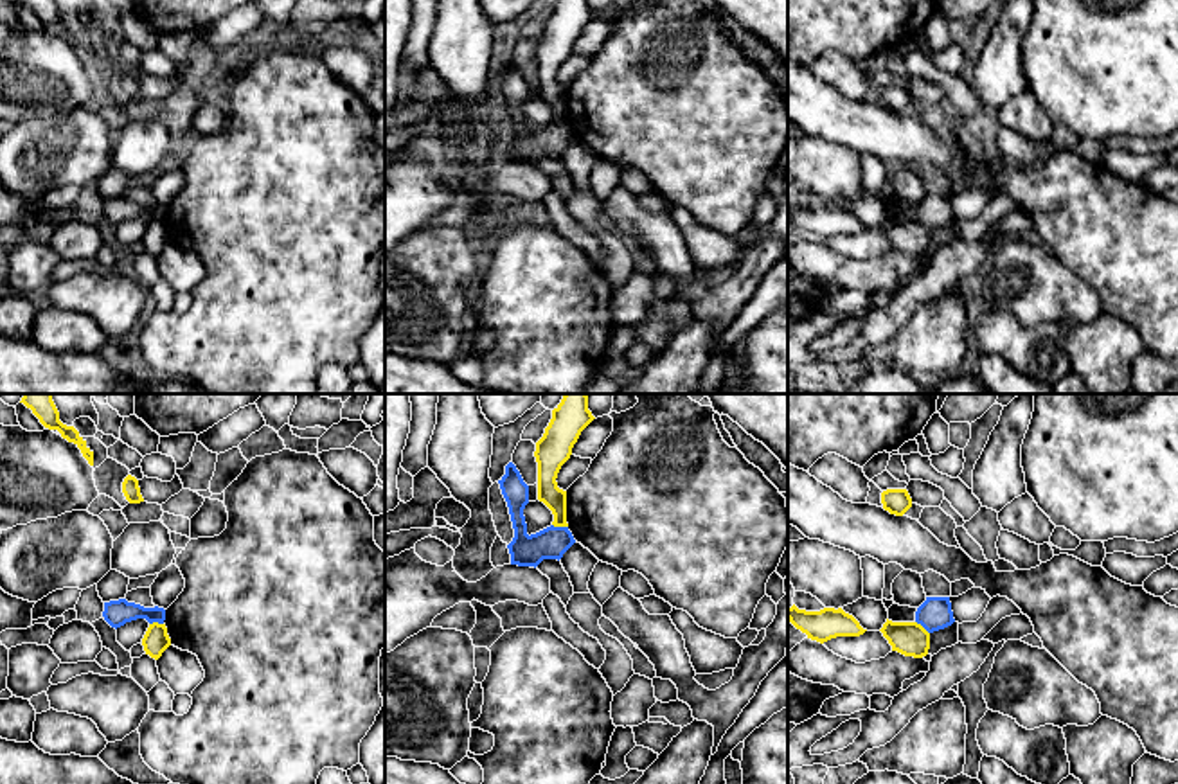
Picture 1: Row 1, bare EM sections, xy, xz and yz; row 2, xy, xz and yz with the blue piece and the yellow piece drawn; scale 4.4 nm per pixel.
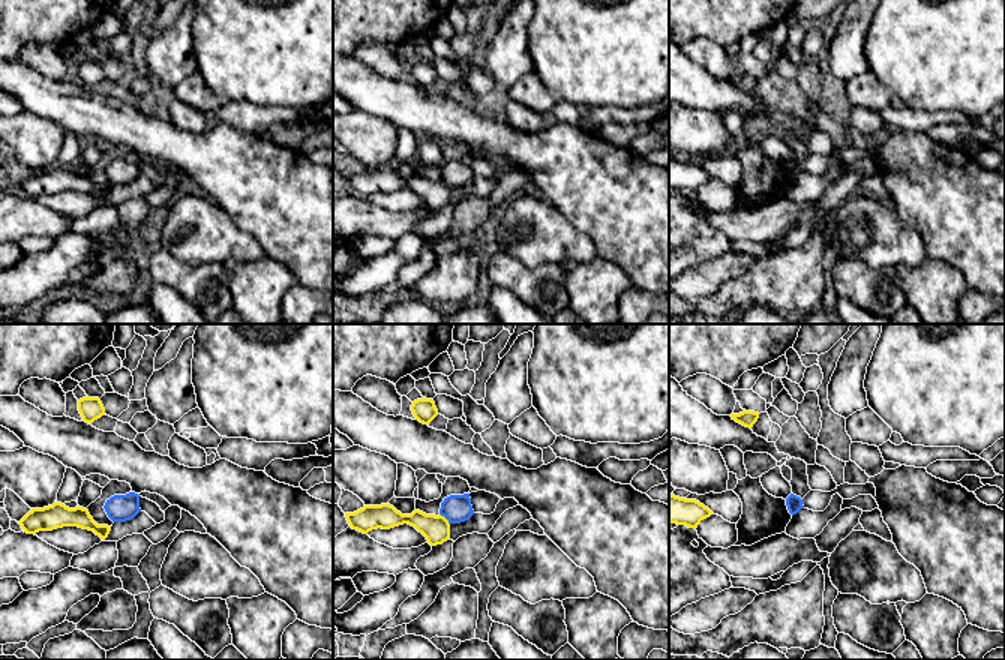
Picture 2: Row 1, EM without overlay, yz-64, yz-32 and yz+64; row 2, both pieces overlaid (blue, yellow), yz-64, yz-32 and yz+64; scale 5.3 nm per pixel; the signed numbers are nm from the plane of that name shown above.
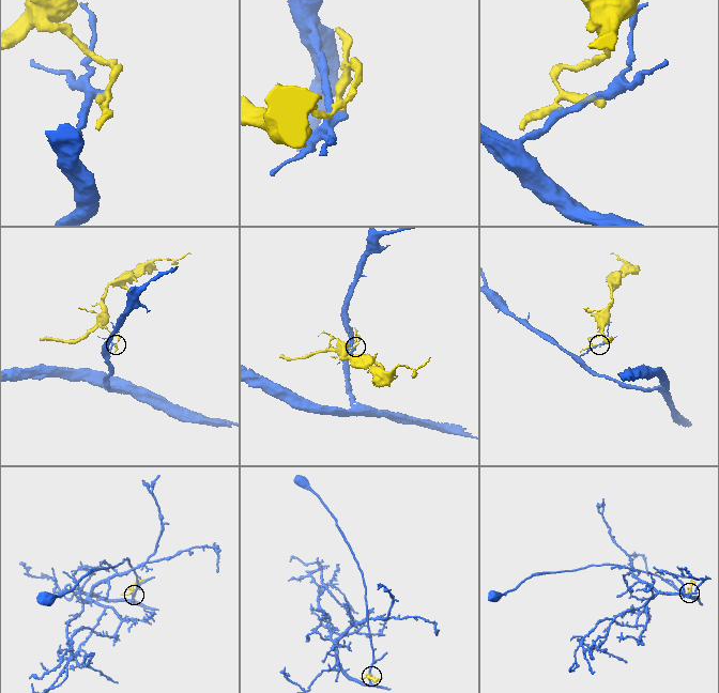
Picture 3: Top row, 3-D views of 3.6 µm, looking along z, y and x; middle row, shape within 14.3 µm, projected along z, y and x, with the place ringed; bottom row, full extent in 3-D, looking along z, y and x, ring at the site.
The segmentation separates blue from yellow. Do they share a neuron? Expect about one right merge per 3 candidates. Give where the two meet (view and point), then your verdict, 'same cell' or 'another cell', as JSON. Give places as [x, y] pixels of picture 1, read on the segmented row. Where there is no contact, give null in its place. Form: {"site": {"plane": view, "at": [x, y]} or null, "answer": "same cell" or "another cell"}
{"site": {"plane": "xz", "at": [560, 527]}, "answer": "another cell"}

